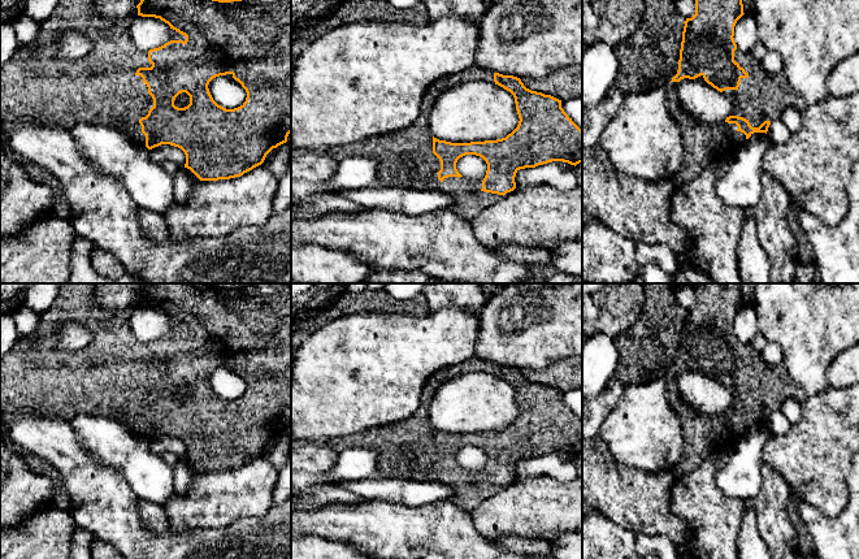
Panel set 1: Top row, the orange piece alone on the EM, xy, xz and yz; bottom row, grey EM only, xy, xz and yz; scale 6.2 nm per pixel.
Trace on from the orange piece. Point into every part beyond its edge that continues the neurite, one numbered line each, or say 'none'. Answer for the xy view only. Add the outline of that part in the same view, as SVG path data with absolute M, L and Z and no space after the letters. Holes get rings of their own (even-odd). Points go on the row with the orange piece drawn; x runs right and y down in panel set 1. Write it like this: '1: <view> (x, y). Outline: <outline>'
1: xy (102, 89). Outline: M58 0L52 16L40 23L35 39L40 52L26 61L18 51L0 72L0 118L31 118L66 130L77 124L112 126L146 147L139 120L148 114L153 99L135 73L152 64L148 52L139 49L130 36L129 27L136 17L136 6L125 17L103 17L95 0ZM69 31L82 34L91 43L90 52L82 58L58 56L60 40Z

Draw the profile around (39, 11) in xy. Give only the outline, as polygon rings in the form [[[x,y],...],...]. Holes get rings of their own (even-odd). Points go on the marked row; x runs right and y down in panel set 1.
[[[26,0],[25,14],[42,23],[52,16],[57,3],[58,0]]]

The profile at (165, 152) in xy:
[[[161,144],[149,150],[149,160],[156,164],[161,164],[162,161],[174,161],[182,166],[186,164],[185,152],[170,144]]]

